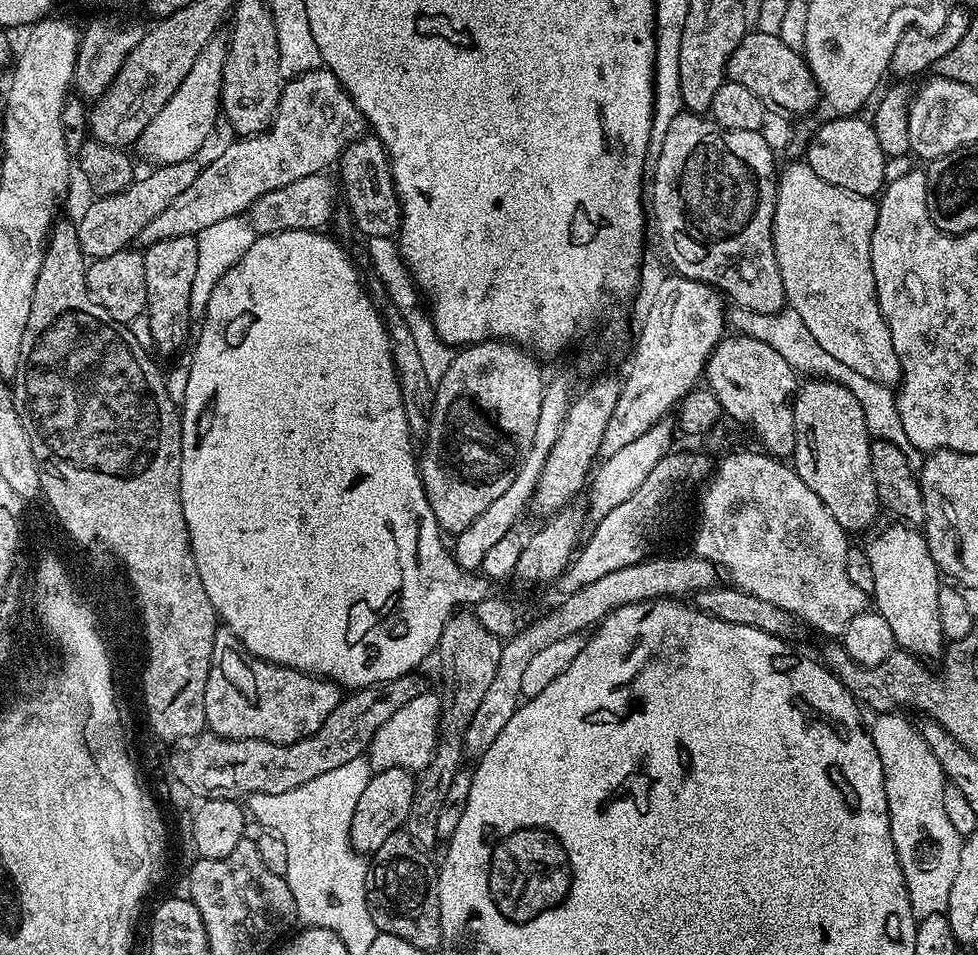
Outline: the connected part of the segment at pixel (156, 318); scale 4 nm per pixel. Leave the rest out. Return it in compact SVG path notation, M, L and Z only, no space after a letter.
M194 236L166 238L162 242L154 242L143 249L146 262L146 315L150 334L151 347L157 348L164 356L172 356L188 340L188 320L193 319L190 310L190 290L194 287L194 273L198 270L198 242Z

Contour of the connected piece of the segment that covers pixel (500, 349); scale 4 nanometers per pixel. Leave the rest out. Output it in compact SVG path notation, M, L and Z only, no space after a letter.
M503 340L469 344L453 355L450 368L435 387L430 430L418 463L441 533L466 530L514 482L514 474L534 442L546 383L531 358Z

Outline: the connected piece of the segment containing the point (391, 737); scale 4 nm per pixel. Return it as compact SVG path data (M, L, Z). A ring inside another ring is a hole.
M422 690L402 710L385 722L374 734L372 745L368 747L366 759L373 769L404 768L408 772L418 774L431 762L436 752L436 736L439 728L439 718L442 715L442 702L434 693Z

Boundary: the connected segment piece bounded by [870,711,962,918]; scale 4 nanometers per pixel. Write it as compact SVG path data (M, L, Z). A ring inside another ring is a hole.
M899 711L877 715L876 721L870 724L870 735L874 750L878 750L878 758L882 758L894 850L906 878L912 915L919 918L947 913L950 886L954 886L954 874L958 874L962 838L958 830L954 830L950 818L946 818L946 809L942 807L946 783L942 766L938 766L934 750L926 746L926 738L922 738L919 727L904 716L907 715Z

